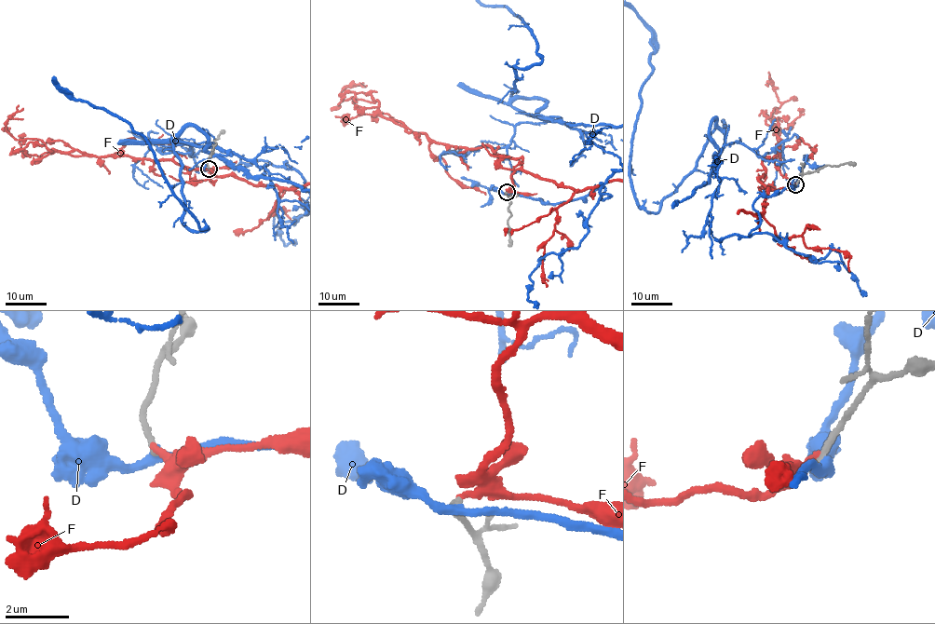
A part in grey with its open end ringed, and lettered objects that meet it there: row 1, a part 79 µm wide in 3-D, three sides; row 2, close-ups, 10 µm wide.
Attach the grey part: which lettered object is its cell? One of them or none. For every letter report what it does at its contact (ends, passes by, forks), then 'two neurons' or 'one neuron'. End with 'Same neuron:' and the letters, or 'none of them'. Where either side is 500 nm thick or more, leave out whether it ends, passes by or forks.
D: it passes by | two neurons
F: it ends | two neurons
Same neuron: none of them

